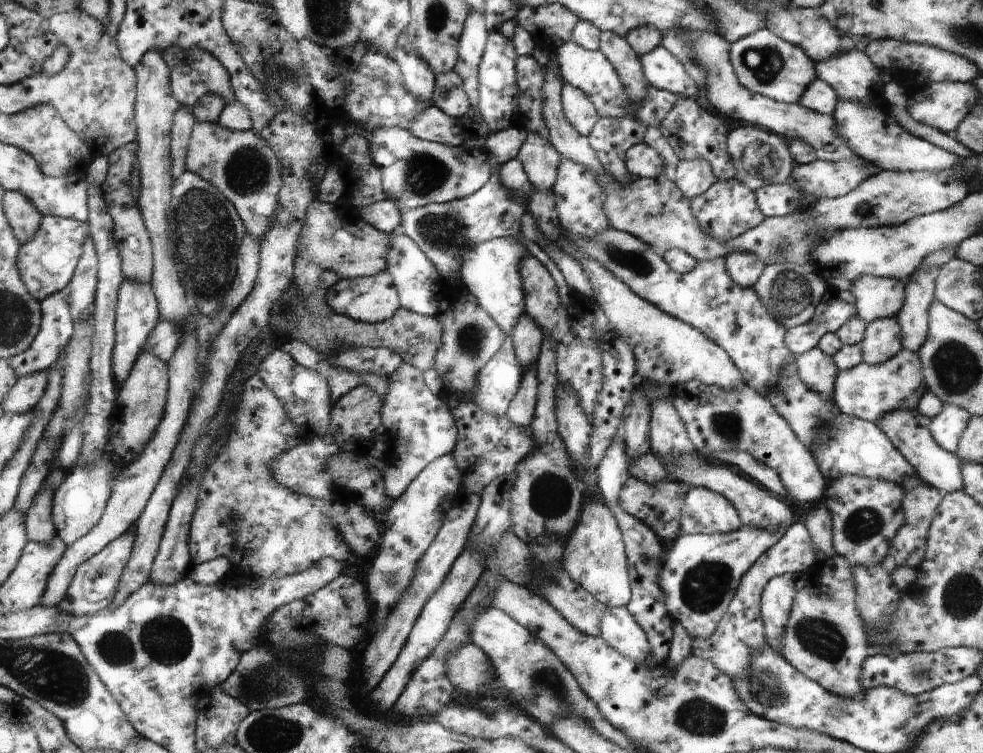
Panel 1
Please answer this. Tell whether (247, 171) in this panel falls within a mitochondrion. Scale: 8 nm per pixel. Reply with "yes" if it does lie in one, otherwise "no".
yes

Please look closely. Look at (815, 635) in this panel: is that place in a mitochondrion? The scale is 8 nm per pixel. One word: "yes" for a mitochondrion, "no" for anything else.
yes

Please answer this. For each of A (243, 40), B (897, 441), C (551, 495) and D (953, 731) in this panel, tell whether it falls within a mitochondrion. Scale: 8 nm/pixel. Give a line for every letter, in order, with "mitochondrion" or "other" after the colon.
A: other
B: other
C: mitochondrion
D: other

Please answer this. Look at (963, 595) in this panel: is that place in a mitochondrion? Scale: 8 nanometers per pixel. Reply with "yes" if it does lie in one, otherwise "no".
yes

